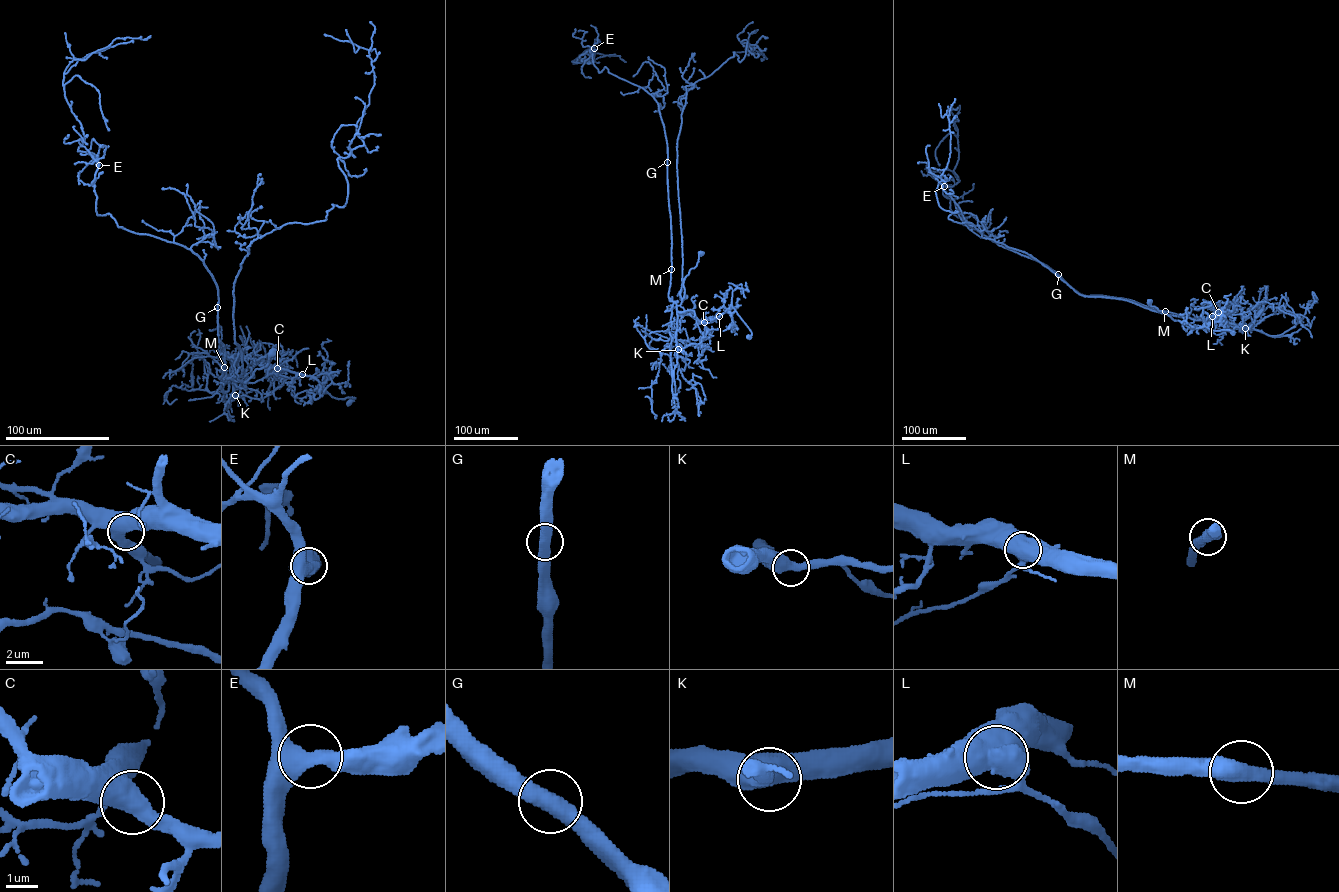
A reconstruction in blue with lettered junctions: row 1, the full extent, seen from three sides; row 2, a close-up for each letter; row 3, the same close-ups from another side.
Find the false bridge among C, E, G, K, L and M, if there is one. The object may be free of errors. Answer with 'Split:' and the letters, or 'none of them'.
Split: L

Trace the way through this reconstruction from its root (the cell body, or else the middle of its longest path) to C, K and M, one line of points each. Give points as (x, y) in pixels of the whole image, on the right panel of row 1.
C: (1149, 301), (1174, 320), (1184, 323), (1207, 321), (1218, 312)
K: (1149, 301), (1174, 320), (1184, 323), (1205, 319), (1218, 320), (1227, 328), (1245, 328)
M: (1149, 301), (1174, 320), (1191, 323), (1201, 319), (1165, 311)

